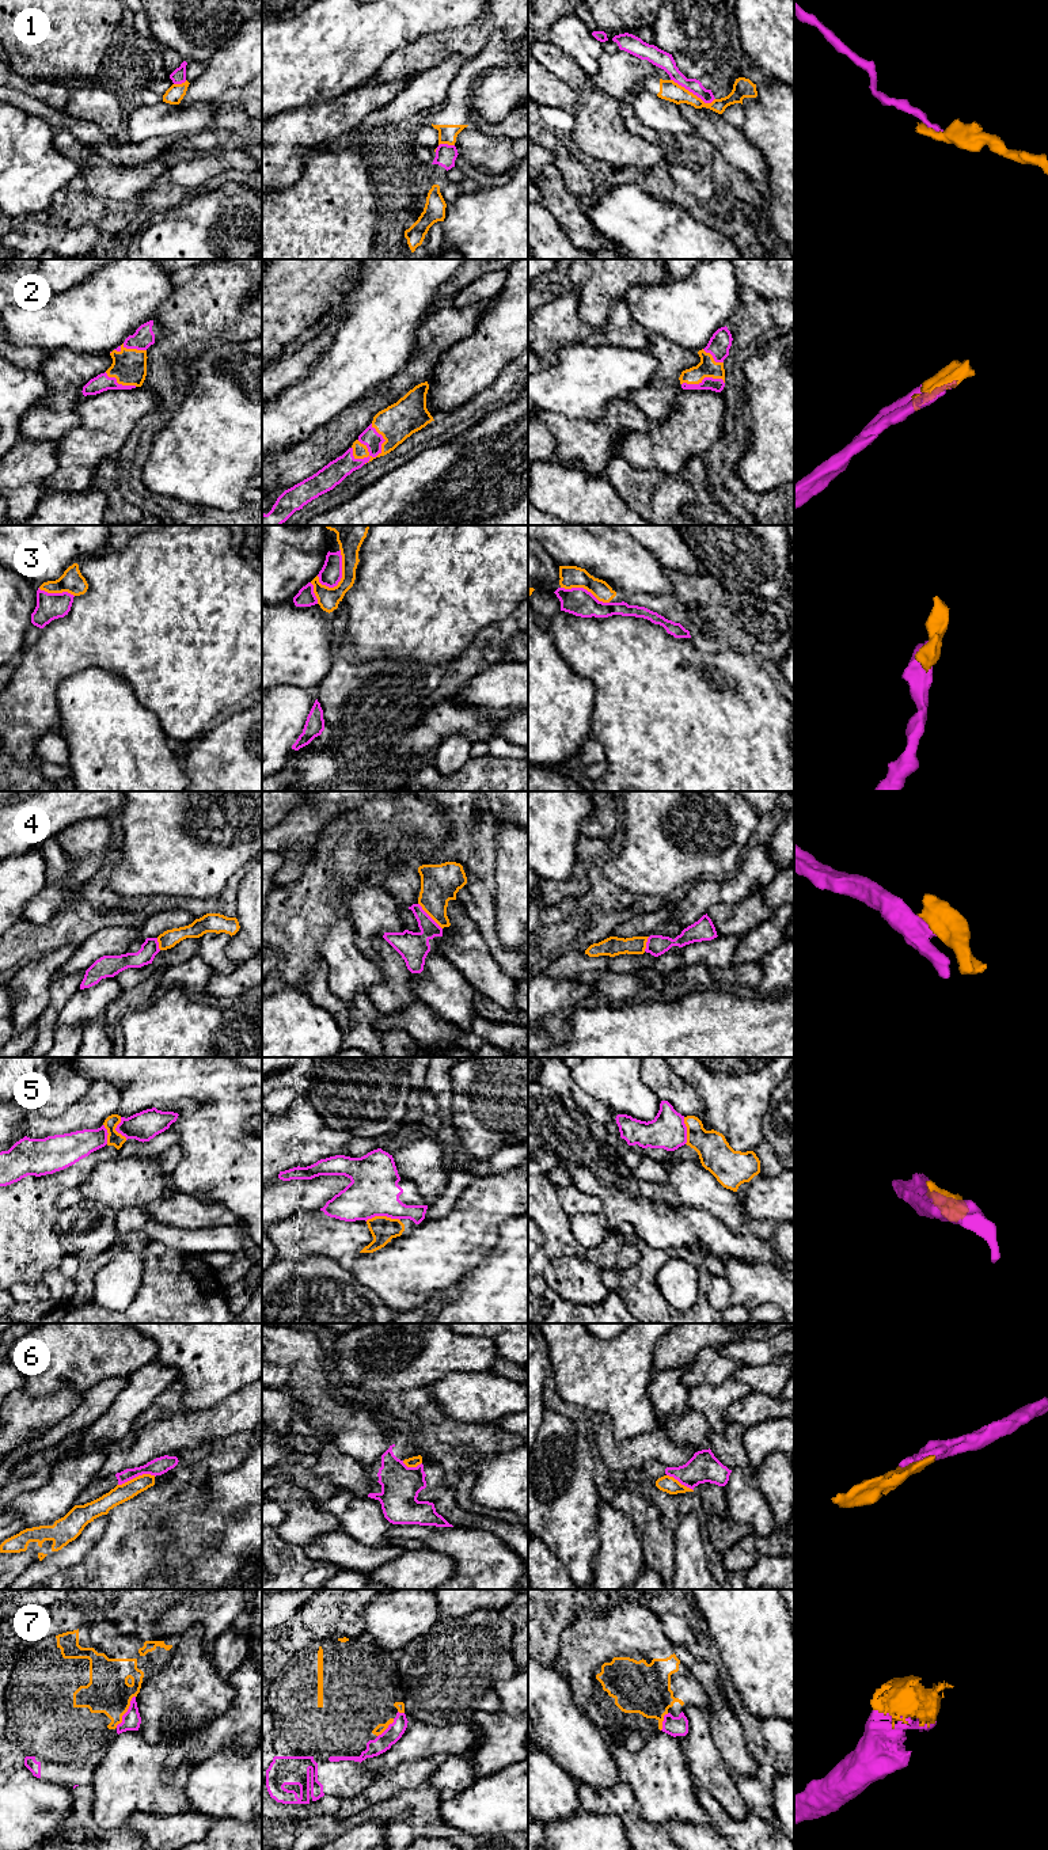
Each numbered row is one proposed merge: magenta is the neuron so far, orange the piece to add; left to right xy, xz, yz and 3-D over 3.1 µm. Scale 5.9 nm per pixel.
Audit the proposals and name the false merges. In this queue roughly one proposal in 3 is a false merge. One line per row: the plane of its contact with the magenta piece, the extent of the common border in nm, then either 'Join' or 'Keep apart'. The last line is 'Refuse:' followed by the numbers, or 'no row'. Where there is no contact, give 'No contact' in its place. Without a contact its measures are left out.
1: Touches magenta in yz. Shared border 300 nm. Keep apart
2: Touches magenta in xz. Shared border 240 nm. Join
3: Touches magenta in xz. Shared border 240 nm. Keep apart
4: Touches magenta in xz. Shared border 220 nm. Keep apart
5: Touches magenta in xz. Shared border 200 nm. Keep apart
6: Touches magenta in xy. Shared border 240 nm. Keep apart
7: Touches magenta in xy. Shared border 220 nm. Join
Refuse: 1, 3, 4, 5, 6

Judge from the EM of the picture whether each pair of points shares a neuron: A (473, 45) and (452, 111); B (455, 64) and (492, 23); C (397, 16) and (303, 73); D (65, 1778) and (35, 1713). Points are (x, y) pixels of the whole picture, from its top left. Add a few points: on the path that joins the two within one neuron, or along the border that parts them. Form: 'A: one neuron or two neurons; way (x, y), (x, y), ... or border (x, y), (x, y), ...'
A: two neurons; border (490, 37), (489, 42), (467, 61)
B: two neurons; border (467, 59), (460, 54), (450, 54), (433, 68)
C: one neuron; way (373, 16), (364, 16), (337, 44), (326, 50)
D: one neuron; way (61, 1762), (61, 1739), (52, 1729)

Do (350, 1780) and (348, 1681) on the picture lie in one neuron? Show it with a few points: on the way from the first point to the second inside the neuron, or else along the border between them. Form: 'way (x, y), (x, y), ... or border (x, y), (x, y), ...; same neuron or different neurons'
way (325, 1766), (325, 1717), (333, 1709); same neuron

